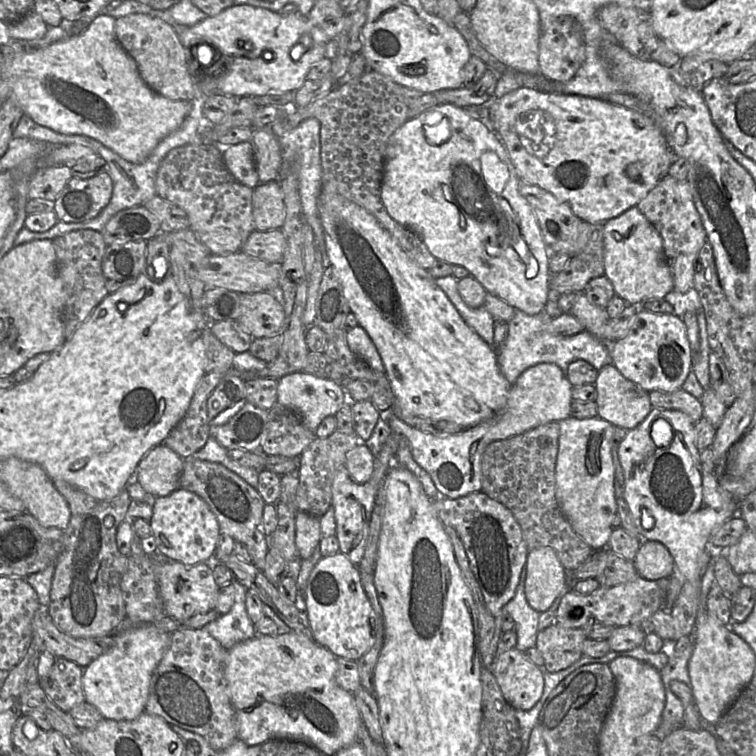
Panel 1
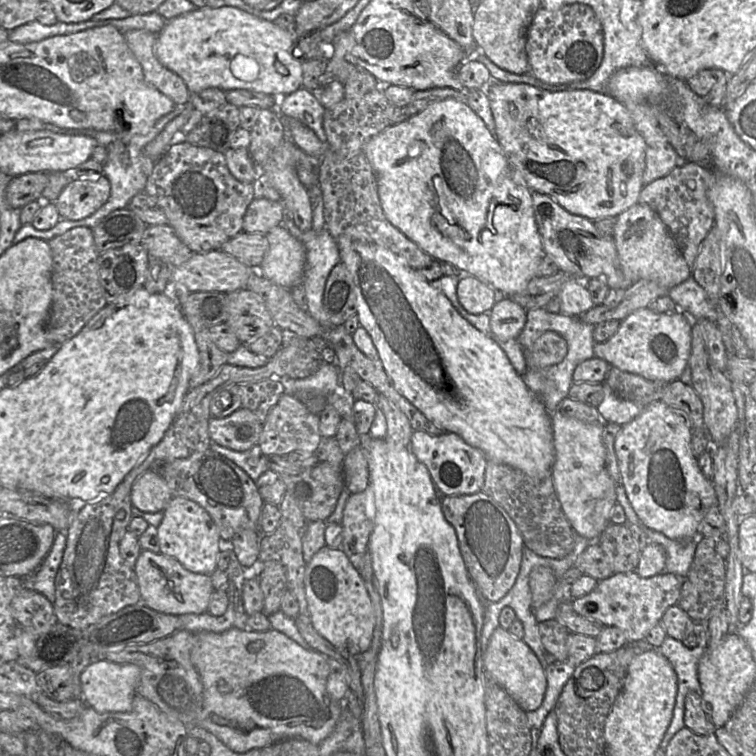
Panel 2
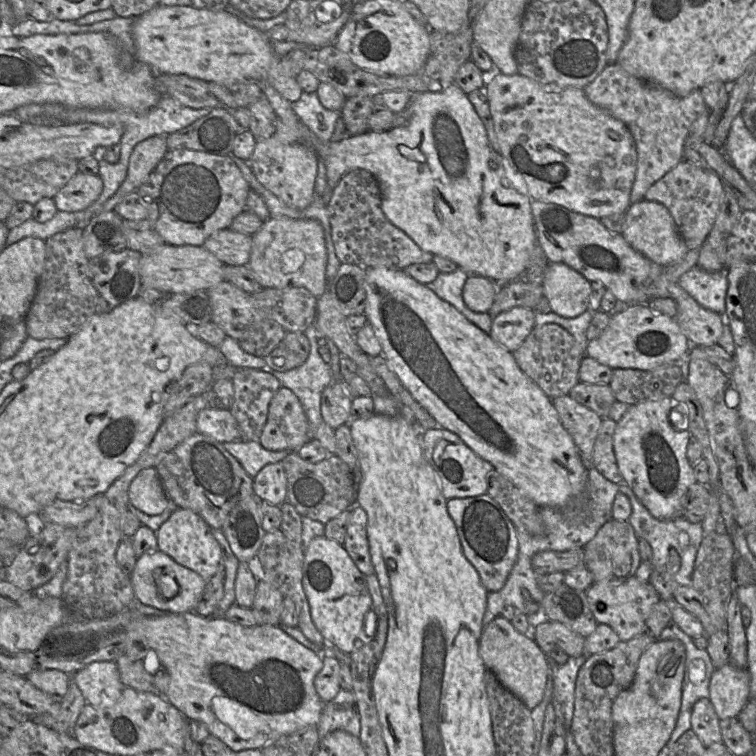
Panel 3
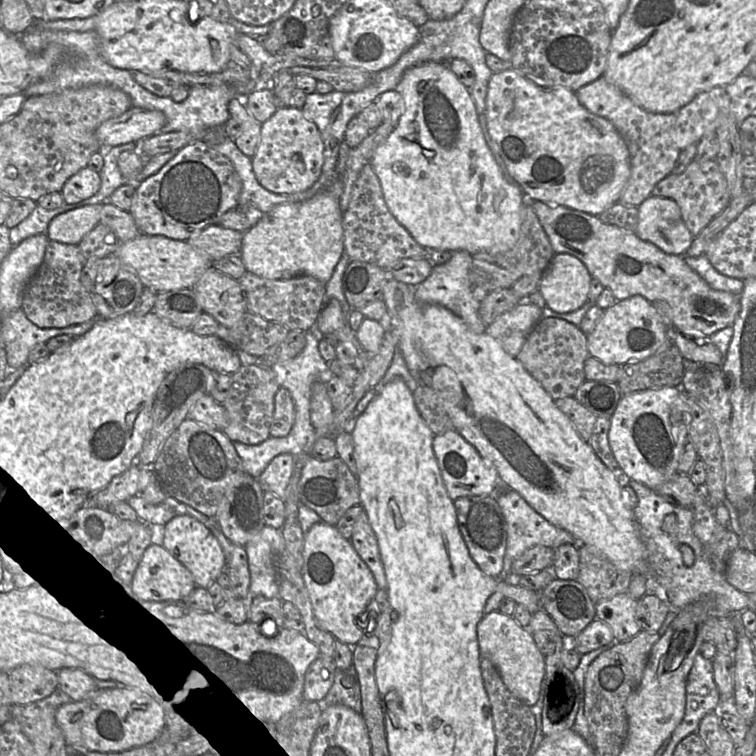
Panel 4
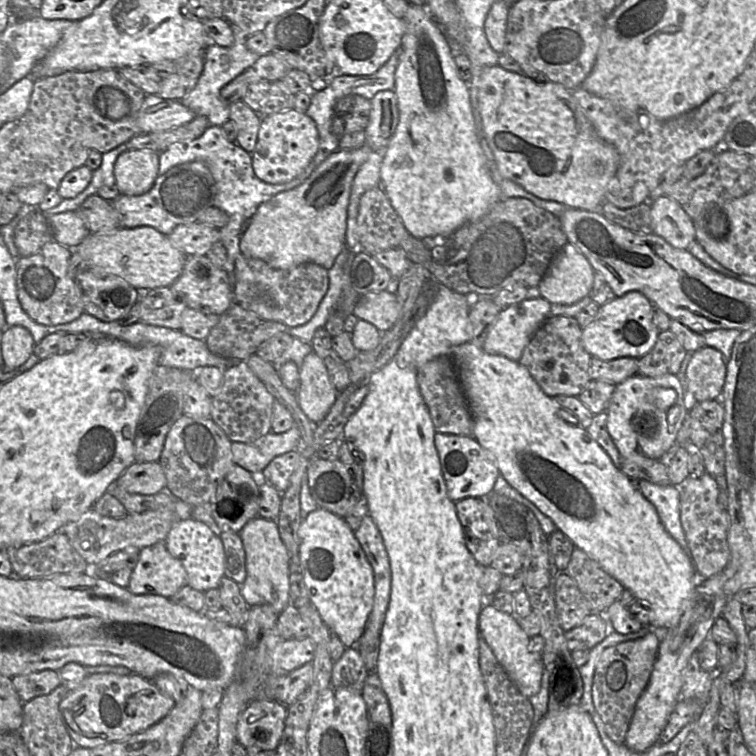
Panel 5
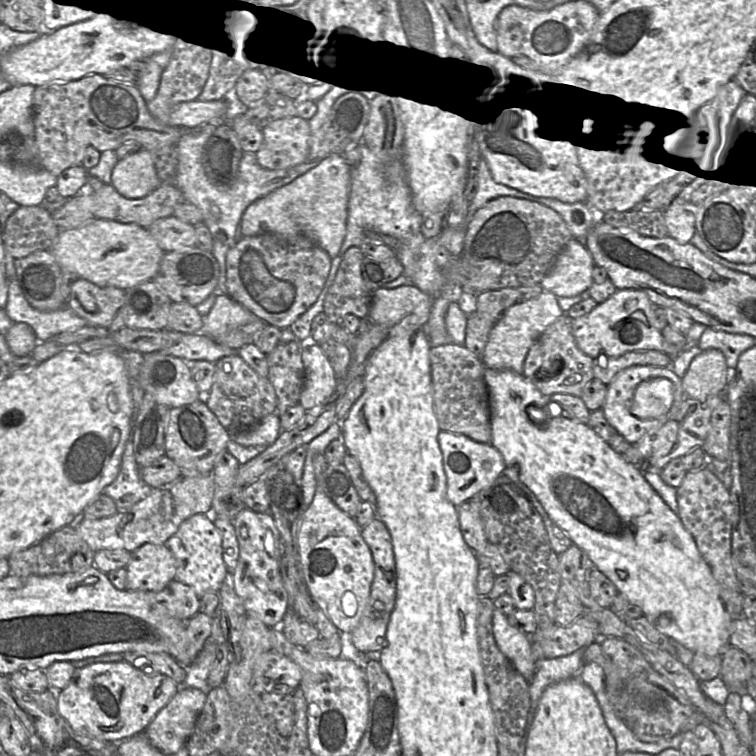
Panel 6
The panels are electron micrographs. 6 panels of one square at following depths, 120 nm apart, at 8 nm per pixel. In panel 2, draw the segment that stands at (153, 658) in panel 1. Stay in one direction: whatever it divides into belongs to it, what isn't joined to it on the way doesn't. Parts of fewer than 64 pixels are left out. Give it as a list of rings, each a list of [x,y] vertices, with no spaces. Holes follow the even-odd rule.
[[[107,659],[93,660],[80,675],[82,699],[99,713],[129,712],[137,693],[140,668],[132,663],[115,663]]]

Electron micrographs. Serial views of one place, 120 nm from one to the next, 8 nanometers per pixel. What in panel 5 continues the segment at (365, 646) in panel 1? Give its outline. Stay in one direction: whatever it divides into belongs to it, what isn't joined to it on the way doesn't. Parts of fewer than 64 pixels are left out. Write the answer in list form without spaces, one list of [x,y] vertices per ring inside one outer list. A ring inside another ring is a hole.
[[[321,507],[302,520],[298,536],[300,564],[310,603],[346,648],[356,648],[375,595],[374,573],[364,550],[345,519]]]

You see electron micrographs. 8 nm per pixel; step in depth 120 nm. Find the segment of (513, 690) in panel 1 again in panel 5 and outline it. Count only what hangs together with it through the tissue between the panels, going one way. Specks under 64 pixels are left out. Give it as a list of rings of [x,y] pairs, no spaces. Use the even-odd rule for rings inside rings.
[[[485,603],[479,615],[478,630],[520,693],[527,698],[536,695],[541,686],[543,661],[529,650],[530,637],[520,627],[518,618]]]

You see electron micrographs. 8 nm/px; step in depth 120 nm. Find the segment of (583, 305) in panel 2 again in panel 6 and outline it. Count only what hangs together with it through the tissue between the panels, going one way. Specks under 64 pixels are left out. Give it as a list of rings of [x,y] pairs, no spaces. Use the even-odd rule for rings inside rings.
[[[569,240],[552,268],[541,281],[544,291],[556,297],[573,297],[590,288],[595,266],[593,257],[581,241]]]

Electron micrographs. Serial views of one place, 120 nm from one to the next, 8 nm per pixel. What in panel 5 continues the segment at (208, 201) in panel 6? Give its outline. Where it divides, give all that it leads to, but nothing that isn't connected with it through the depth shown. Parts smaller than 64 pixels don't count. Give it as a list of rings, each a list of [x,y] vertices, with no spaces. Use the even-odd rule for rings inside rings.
[[[215,125],[209,126],[205,130],[205,132],[198,138],[192,140],[184,140],[171,144],[168,148],[166,148],[165,150],[159,153],[159,175],[167,172],[173,166],[183,164],[186,162],[193,162],[193,161],[204,162],[210,169],[216,185],[216,194],[214,197],[213,206],[225,211],[229,216],[228,223],[224,227],[220,228],[219,232],[220,232],[220,241],[227,250],[227,261],[225,263],[224,270],[226,272],[229,272],[230,274],[233,274],[233,271],[235,270],[235,261],[237,257],[241,254],[239,244],[240,244],[240,229],[242,223],[253,216],[253,214],[256,212],[258,206],[261,203],[269,200],[272,196],[280,192],[291,190],[301,185],[310,176],[309,174],[314,169],[315,167],[314,163],[316,160],[316,155],[315,155],[311,160],[311,162],[308,164],[308,166],[297,177],[295,177],[291,181],[283,184],[269,184],[260,180],[255,174],[252,166],[251,155],[252,155],[251,153],[248,153],[237,143],[233,143],[229,141],[226,137],[226,133],[224,132],[223,128],[221,126],[215,126]]]

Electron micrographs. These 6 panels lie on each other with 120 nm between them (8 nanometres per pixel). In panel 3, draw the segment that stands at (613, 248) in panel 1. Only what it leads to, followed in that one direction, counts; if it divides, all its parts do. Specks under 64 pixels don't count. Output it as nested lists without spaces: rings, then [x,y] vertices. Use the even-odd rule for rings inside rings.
[[[641,200],[629,206],[622,236],[638,253],[661,266],[681,260],[689,250],[679,234],[674,219],[666,206],[659,202]]]

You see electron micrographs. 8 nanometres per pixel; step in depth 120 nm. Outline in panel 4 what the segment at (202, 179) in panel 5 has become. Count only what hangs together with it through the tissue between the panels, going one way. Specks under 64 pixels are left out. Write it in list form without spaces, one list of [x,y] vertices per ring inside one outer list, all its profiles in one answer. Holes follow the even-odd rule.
[[[202,141],[178,150],[158,172],[135,188],[130,210],[141,233],[187,241],[204,228],[218,224],[221,216],[237,209],[242,181],[232,162]]]

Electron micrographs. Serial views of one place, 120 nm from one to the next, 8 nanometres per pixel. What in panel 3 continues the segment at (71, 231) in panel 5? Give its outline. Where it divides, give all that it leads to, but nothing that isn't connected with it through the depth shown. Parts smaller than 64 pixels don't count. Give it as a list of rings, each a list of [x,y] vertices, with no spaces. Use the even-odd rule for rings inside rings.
[[[155,135],[138,143],[130,157],[125,180],[104,203],[102,212],[113,211],[127,194],[137,190],[168,151],[167,135]]]

